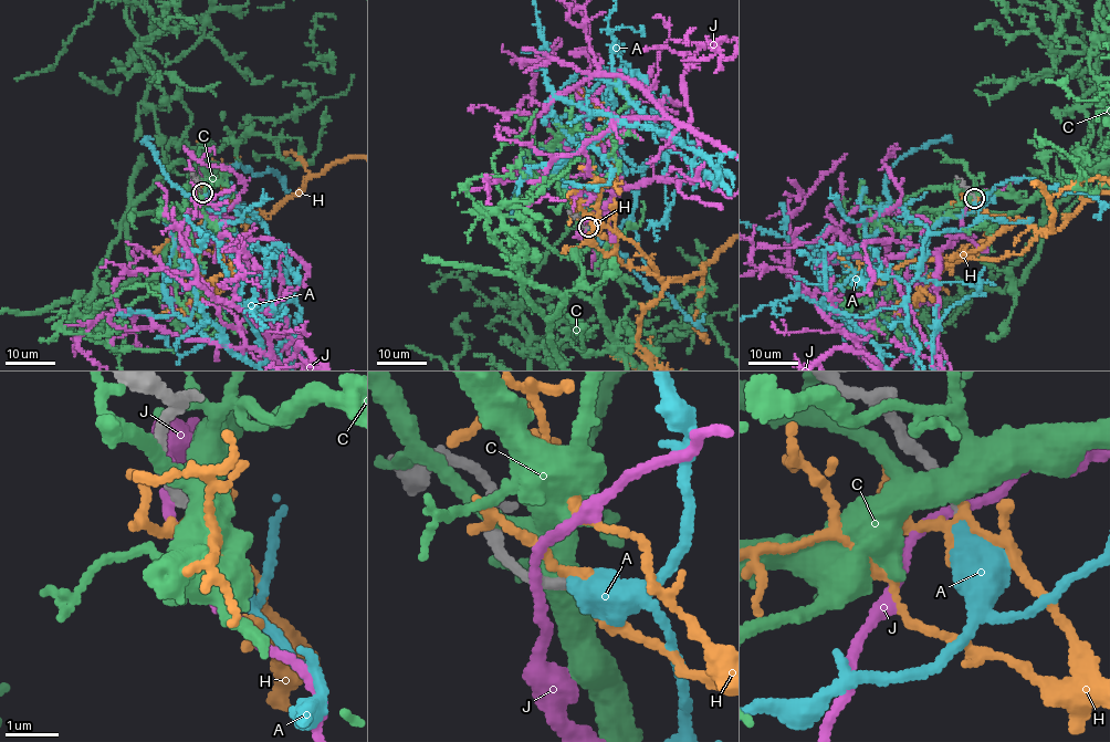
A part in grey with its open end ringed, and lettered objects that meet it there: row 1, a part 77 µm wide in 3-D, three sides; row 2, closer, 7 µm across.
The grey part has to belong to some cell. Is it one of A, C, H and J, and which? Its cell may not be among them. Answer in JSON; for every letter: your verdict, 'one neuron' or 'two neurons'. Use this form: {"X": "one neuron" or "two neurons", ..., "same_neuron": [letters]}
{"A": "one neuron", "C": "two neurons", "H": "two neurons", "J": "two neurons", "same_neuron": ["A"]}

